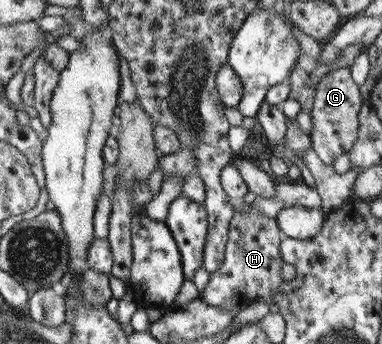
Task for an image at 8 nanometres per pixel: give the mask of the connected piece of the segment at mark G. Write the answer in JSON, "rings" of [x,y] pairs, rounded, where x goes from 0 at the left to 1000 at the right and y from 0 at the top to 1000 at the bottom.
{"rings":[[[919,192],[880,195],[877,203],[838,224],[825,244],[822,299],[814,320],[819,375],[809,398],[814,427],[838,453],[838,468],[866,483],[887,456],[914,445],[932,422],[942,384],[942,331],[950,305],[948,273],[937,244],[921,238]]]}

